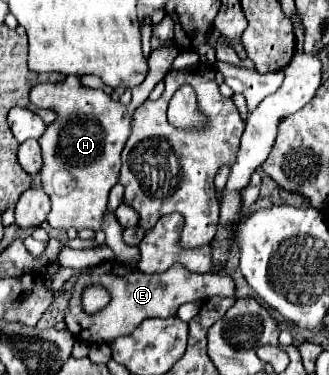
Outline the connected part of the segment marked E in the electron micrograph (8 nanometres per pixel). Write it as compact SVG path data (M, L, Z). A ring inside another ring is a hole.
M107 261L99 263L91 273L81 273L79 281L73 287L73 295L69 301L69 309L65 315L67 329L77 337L79 327L81 331L89 331L93 341L97 343L111 343L121 335L133 333L133 329L149 317L173 317L177 311L177 305L193 303L193 301L205 301L207 297L235 297L235 283L233 277L227 273L189 273L183 265L173 265L165 273L159 275L145 275L141 271L127 271L119 261ZM89 285L101 285L109 291L111 301L105 309L99 309L97 313L85 313L81 305L81 293Z

